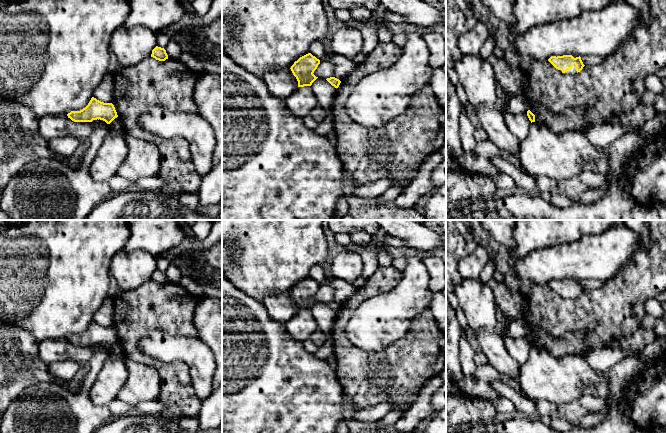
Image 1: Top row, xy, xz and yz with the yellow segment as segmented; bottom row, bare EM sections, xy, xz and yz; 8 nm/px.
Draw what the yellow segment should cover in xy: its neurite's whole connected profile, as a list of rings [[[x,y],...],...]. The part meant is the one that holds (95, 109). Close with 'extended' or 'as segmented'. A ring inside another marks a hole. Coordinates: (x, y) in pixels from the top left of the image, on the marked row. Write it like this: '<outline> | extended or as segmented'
[[[92,97],[88,105],[80,111],[71,111],[67,114],[74,122],[92,122],[93,120],[103,120],[110,124],[118,117],[112,103],[104,103]]] | as segmented

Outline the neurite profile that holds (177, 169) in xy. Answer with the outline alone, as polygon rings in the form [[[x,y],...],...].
[[[149,57],[132,67],[119,66],[113,73],[115,110],[124,127],[125,134],[142,138],[154,143],[160,152],[161,165],[157,177],[166,182],[161,191],[181,195],[183,193],[198,192],[202,176],[196,171],[189,144],[181,136],[172,139],[163,139],[143,130],[138,125],[139,116],[146,109],[159,105],[169,111],[198,114],[194,100],[194,86],[198,79],[197,74],[180,60],[156,60]]]

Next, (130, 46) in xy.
[[[144,26],[117,28],[110,39],[111,53],[116,57],[119,66],[132,67],[151,57],[152,50],[157,46],[157,34]]]

